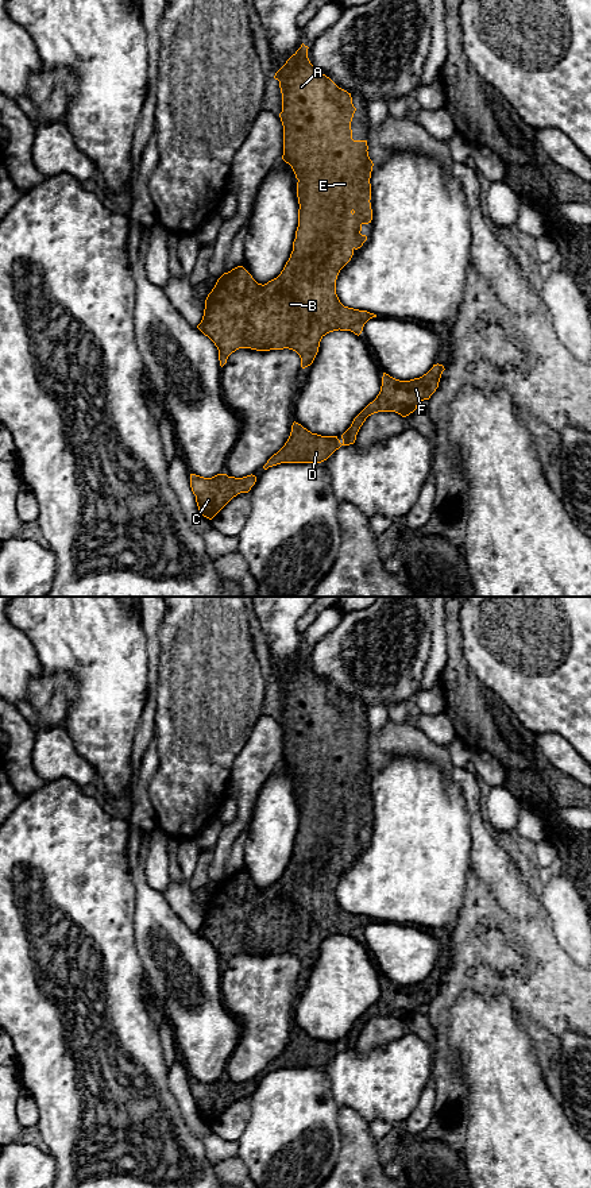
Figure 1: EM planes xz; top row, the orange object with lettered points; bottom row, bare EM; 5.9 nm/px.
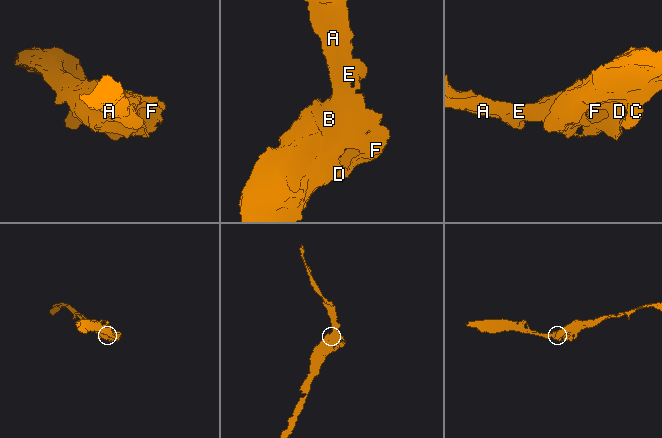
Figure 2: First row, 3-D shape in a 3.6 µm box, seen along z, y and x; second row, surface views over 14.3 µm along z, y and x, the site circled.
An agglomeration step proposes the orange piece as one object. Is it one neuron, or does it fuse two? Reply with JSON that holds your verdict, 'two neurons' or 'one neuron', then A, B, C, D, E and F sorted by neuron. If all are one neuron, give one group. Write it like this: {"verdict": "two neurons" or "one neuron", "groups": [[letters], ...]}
{"verdict": "one neuron", "groups": [["A", "B", "C", "D", "E", "F"]]}

